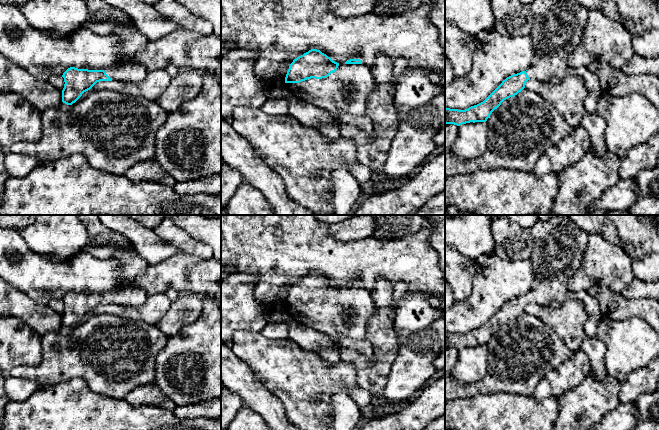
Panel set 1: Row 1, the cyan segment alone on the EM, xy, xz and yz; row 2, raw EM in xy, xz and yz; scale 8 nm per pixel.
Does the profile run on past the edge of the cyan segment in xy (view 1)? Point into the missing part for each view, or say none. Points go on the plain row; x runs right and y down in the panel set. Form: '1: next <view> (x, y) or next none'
1: next xy (132, 264)

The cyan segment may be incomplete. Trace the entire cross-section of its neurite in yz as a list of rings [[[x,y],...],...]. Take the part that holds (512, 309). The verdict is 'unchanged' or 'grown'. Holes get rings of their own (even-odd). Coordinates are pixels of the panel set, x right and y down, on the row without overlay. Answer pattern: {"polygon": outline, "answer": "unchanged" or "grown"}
{"polygon": [[[555,217],[549,221],[538,219],[530,231],[533,250],[529,260],[535,273],[531,290],[526,295],[507,301],[483,326],[477,329],[465,334],[445,332],[445,348],[460,350],[470,346],[486,346],[504,324],[521,316],[530,303],[551,308],[559,308],[564,304],[567,299],[566,293],[569,290],[569,279],[581,266],[588,245],[589,233],[564,217]]], "answer": "grown"}

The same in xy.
{"polygon": [[[118,249],[111,259],[122,268],[121,276],[125,279],[125,285],[107,294],[68,292],[62,299],[65,306],[62,314],[63,327],[72,329],[100,305],[140,306],[147,300],[148,296],[141,289],[130,285],[147,267],[141,256],[135,250]]], "answer": "grown"}

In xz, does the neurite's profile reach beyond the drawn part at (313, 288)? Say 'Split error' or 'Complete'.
Split error

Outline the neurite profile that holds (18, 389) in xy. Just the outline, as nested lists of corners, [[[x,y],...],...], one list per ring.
[[[10,376],[4,382],[4,388],[12,401],[24,401],[38,389],[45,387],[38,381]]]

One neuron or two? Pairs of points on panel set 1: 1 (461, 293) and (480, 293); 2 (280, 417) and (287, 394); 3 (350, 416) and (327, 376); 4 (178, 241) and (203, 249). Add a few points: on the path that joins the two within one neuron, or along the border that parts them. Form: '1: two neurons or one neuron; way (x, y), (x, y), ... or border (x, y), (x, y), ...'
1: two neurons; border (476, 270), (471, 293), (466, 298), (456, 302)
2: two neurons; border (267, 388), (282, 404), (285, 414), (289, 419)
3: two neurons; border (349, 394), (337, 392), (332, 396), (329, 415)
4: one neuron; way (184, 242), (197, 248)

